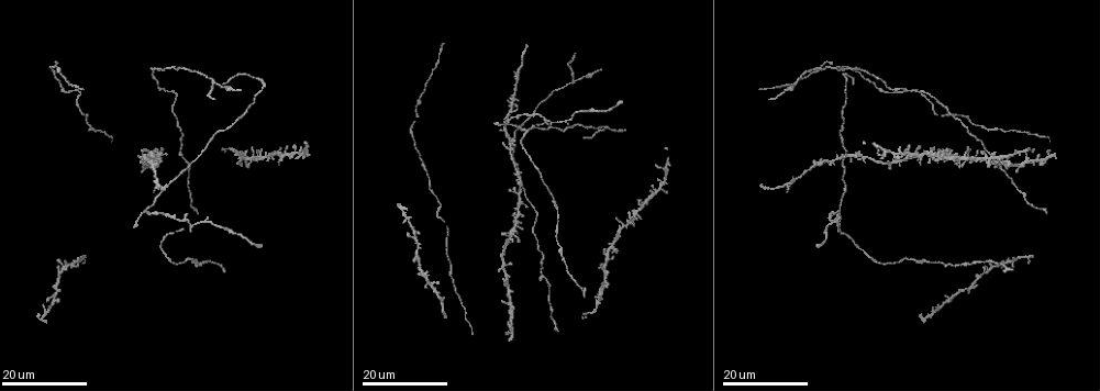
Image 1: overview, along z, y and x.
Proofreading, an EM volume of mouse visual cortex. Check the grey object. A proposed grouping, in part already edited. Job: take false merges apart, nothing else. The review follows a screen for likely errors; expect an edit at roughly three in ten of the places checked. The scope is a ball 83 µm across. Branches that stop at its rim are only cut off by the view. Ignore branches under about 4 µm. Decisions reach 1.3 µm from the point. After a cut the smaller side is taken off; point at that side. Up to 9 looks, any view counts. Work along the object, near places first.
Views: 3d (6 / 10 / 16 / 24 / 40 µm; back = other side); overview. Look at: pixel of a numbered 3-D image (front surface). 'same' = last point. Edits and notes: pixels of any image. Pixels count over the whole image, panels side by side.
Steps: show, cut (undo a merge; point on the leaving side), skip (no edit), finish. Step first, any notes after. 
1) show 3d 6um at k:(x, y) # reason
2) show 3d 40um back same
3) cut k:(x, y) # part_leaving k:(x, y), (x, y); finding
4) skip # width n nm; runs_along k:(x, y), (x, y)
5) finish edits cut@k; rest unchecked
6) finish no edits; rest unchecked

show 3d 24um at 1:(511, 101) # four or more arms meet

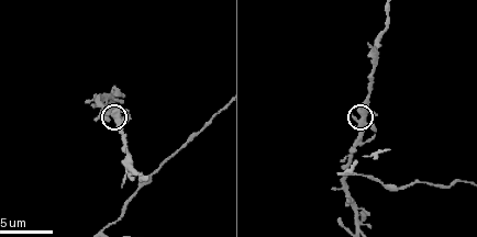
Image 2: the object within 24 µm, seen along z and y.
show 3d 6um at 2:(362, 123)

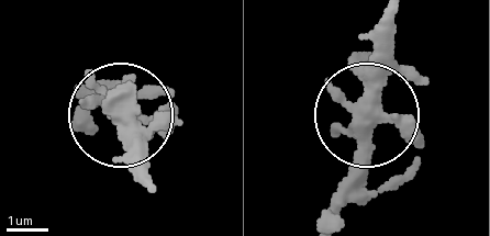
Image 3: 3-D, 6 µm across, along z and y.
show 3d 6um back at 3:(372, 109)

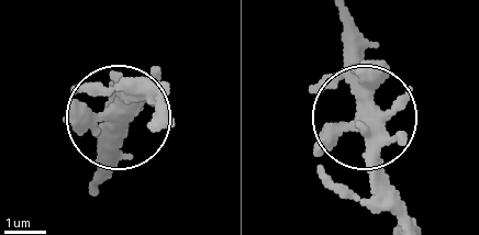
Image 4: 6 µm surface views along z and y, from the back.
skip # arms 5; runs_along 4:(401, 221), (359, 105), (359, 35); continuous, no second cell

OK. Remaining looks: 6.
show 3d 24um at 1:(517, 193)

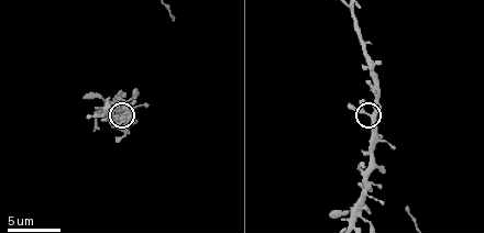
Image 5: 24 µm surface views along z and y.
show 3d 10um at 5:(371, 114) # closer look

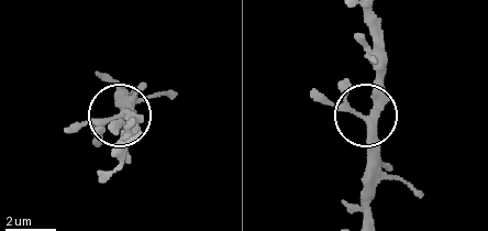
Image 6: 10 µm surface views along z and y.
skip # arms 4; runs_along 6:(362, 216), (368, 121), (313, 91); continuous, no second cell

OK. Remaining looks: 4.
show 3d 16um at 1:(192, 223) # three-way junction

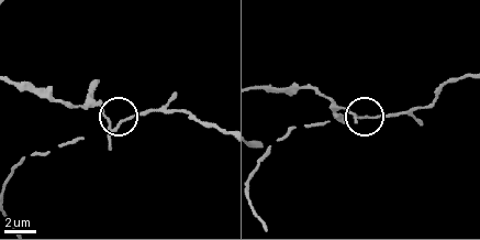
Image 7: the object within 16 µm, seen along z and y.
show 3d 6um at 7:(366, 117)

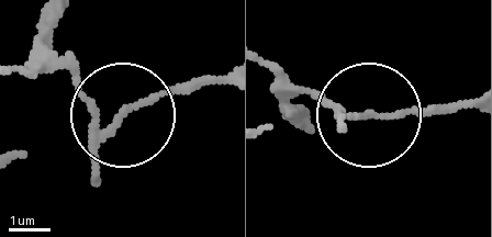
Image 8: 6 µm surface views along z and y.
cut 8:(78, 83) # side_arm 21 um; arms 3; two cells meet here

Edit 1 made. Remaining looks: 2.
show 3d 10um at 5:(355, 220) # looks like a crossing

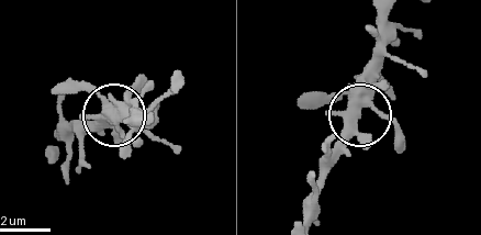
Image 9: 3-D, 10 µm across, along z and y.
skip # width 390 nm; runs_along 9:(351, 107), (361, 107), (361, 75), (375, 52); all the same cell

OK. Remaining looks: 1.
finish edits cut@8; rest unchecked

